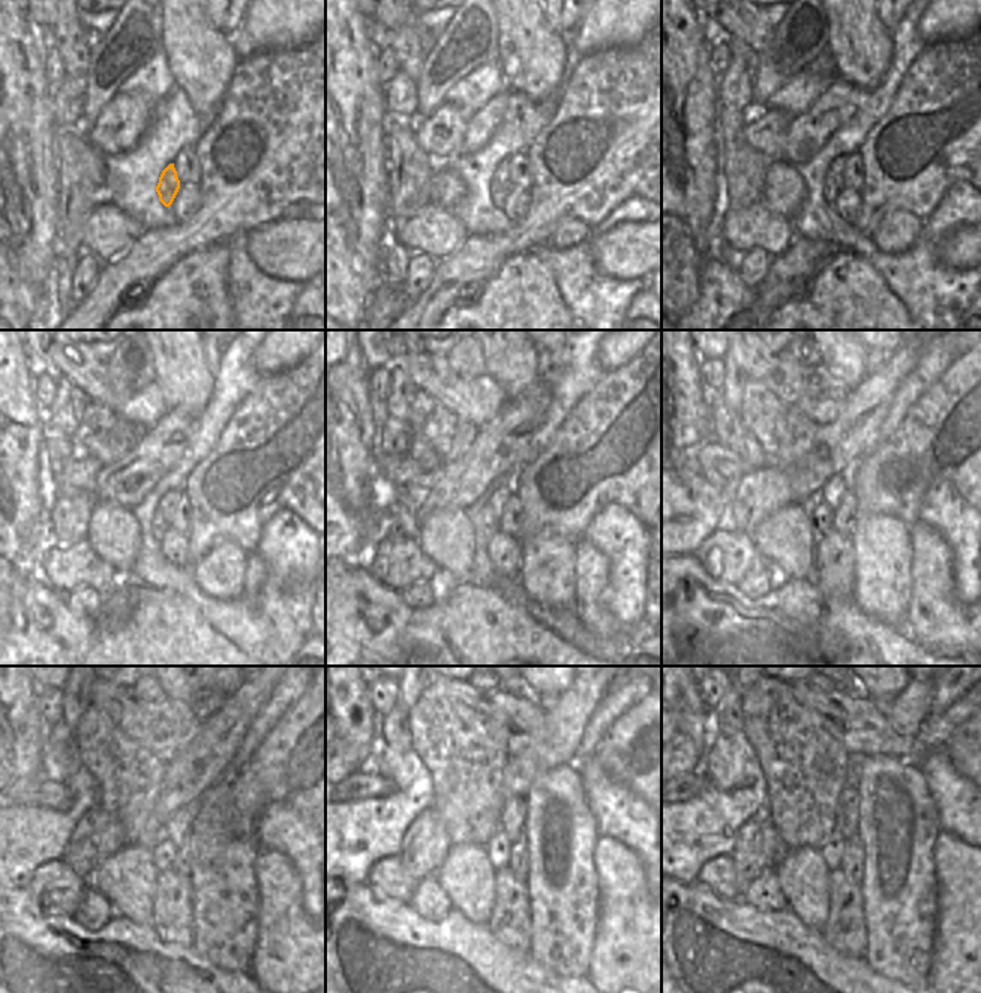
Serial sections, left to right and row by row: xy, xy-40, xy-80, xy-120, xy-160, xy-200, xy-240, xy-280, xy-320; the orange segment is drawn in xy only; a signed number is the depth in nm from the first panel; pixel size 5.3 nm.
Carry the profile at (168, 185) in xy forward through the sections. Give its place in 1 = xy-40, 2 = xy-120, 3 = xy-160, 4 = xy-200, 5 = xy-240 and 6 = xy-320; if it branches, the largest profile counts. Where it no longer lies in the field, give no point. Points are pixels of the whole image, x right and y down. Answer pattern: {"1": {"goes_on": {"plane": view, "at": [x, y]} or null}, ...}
{"1": {"goes_on": {"plane": "xy-40", "at": [501, 183]}}, "2": {"goes_on": {"plane": "xy-120", "at": [159, 524]}}, "3": {"goes_on": {"plane": "xy-160", "at": [489, 515]}}, "4": {"goes_on": {"plane": "xy-200", "at": [833, 491]}}, "5": {"goes_on": {"plane": "xy-240", "at": [176, 827]}}, "6": {"goes_on": {"plane": "xy-320", "at": [848, 803]}}}

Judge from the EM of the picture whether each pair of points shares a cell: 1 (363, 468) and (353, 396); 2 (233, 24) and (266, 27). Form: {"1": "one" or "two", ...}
{"1": "one", "2": "two"}

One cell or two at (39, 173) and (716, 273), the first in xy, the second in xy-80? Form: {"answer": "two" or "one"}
{"answer": "two"}

